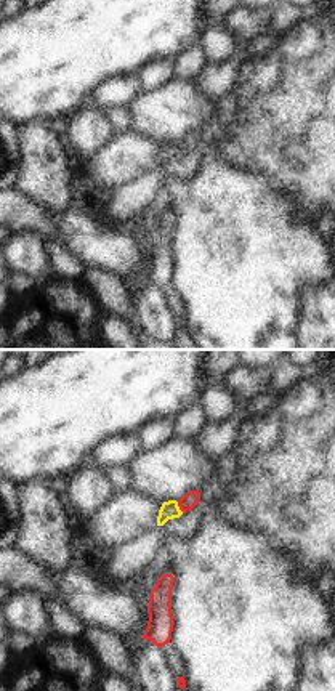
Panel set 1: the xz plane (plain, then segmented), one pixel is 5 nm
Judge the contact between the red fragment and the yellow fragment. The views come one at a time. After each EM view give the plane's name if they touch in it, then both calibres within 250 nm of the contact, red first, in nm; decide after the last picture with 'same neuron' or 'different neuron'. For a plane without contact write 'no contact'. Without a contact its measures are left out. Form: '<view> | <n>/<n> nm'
xz | 80/90 nm

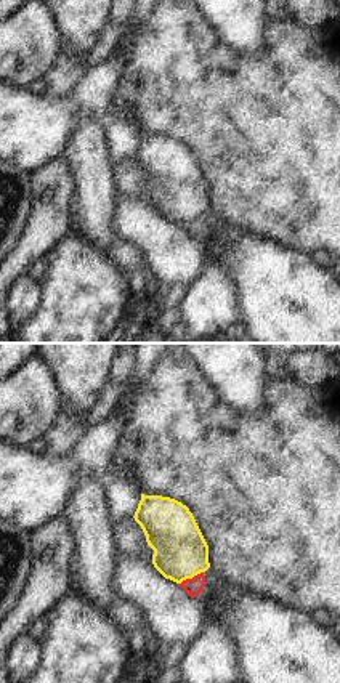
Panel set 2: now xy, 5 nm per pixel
xy | 90/280 nm

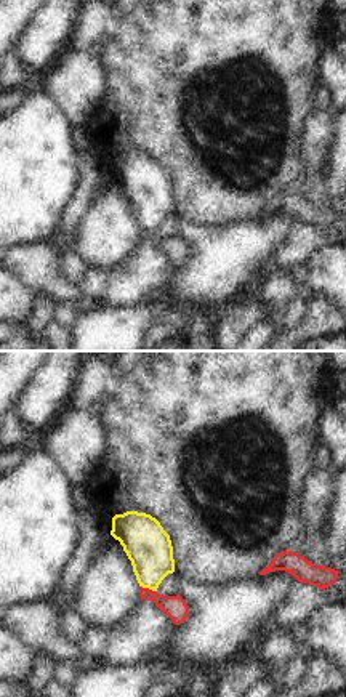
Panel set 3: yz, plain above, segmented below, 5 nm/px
yz | 110/220 nm

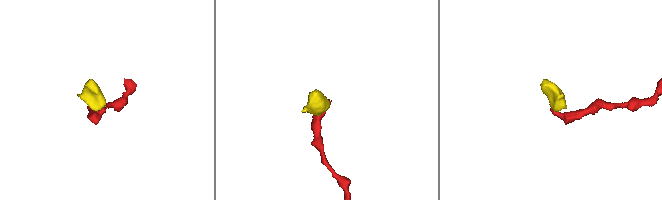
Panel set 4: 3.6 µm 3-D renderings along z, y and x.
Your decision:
different neuron

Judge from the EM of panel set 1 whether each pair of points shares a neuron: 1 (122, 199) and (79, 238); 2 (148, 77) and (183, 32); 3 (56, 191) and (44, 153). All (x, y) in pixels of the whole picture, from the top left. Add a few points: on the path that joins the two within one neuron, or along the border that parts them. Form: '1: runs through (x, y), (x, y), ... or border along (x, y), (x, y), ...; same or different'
1: border along (100, 220), (113, 226); different
2: border along (172, 58), (149, 61), (135, 74); different
3: runs through (47, 181), (44, 178), (44, 162); same

